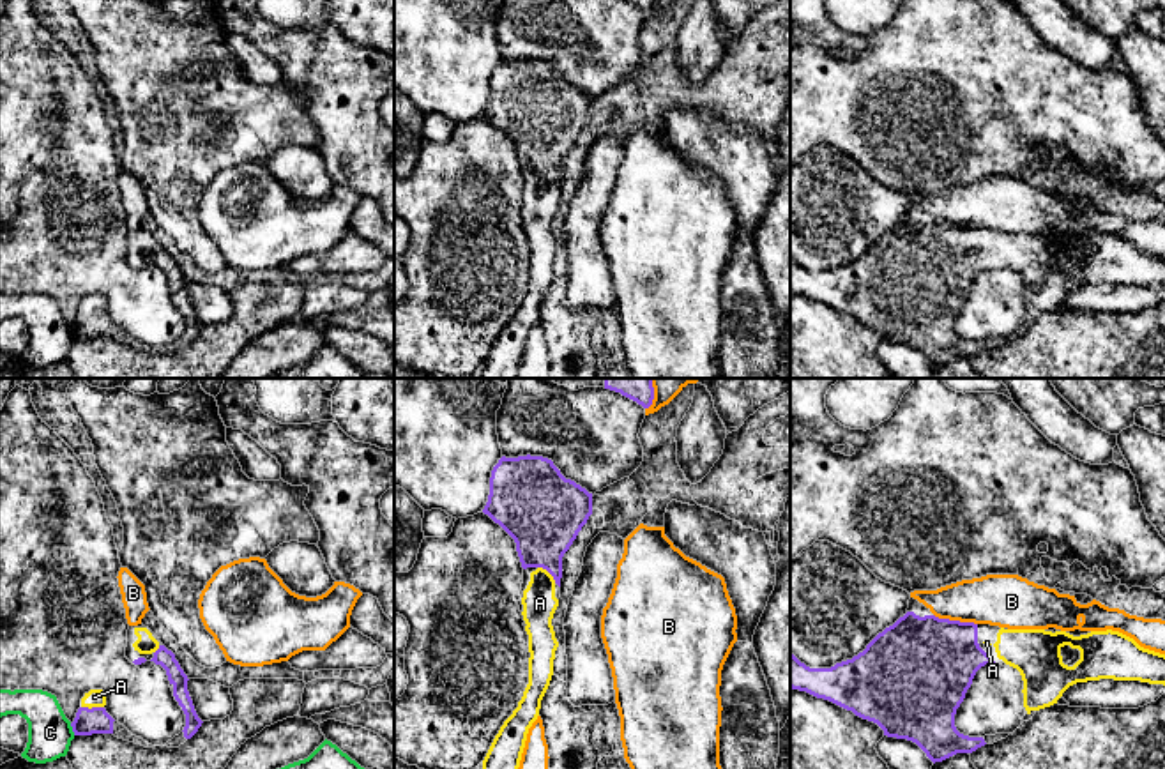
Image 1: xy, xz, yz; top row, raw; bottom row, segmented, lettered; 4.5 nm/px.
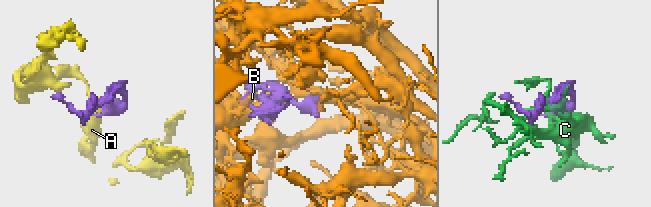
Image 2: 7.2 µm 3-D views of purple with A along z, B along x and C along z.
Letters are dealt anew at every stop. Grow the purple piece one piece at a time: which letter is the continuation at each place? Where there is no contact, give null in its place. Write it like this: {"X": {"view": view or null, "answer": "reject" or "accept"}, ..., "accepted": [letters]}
{"A": {"view": "xy", "answer": "accept"}, "B": {"view": "yz", "answer": "reject"}, "C": {"view": "xy", "answer": "reject"}, "accepted": ["A"]}

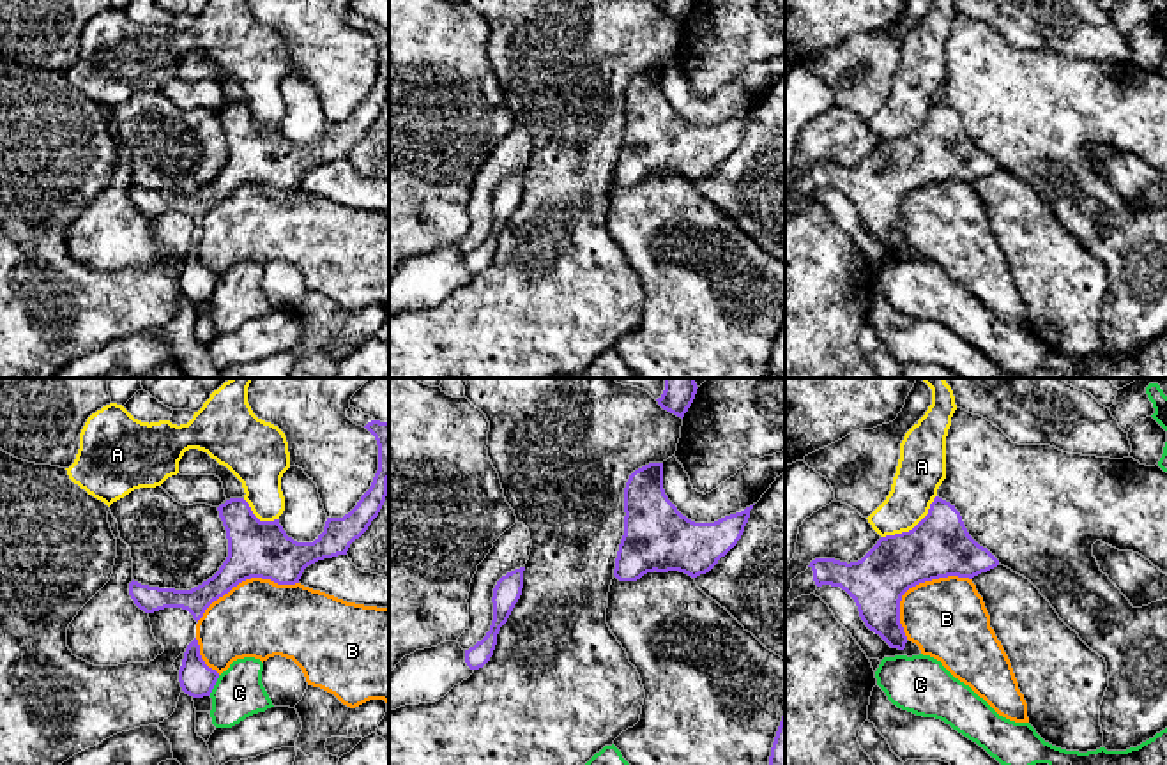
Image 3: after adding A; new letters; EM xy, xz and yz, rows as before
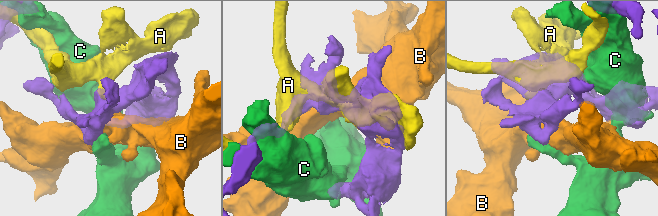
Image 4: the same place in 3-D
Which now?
{"A": {"view": "yz", "answer": "reject"}, "B": {"view": "yz", "answer": "reject"}, "C": {"view": "xy", "answer": "reject"}, "accepted": []}

